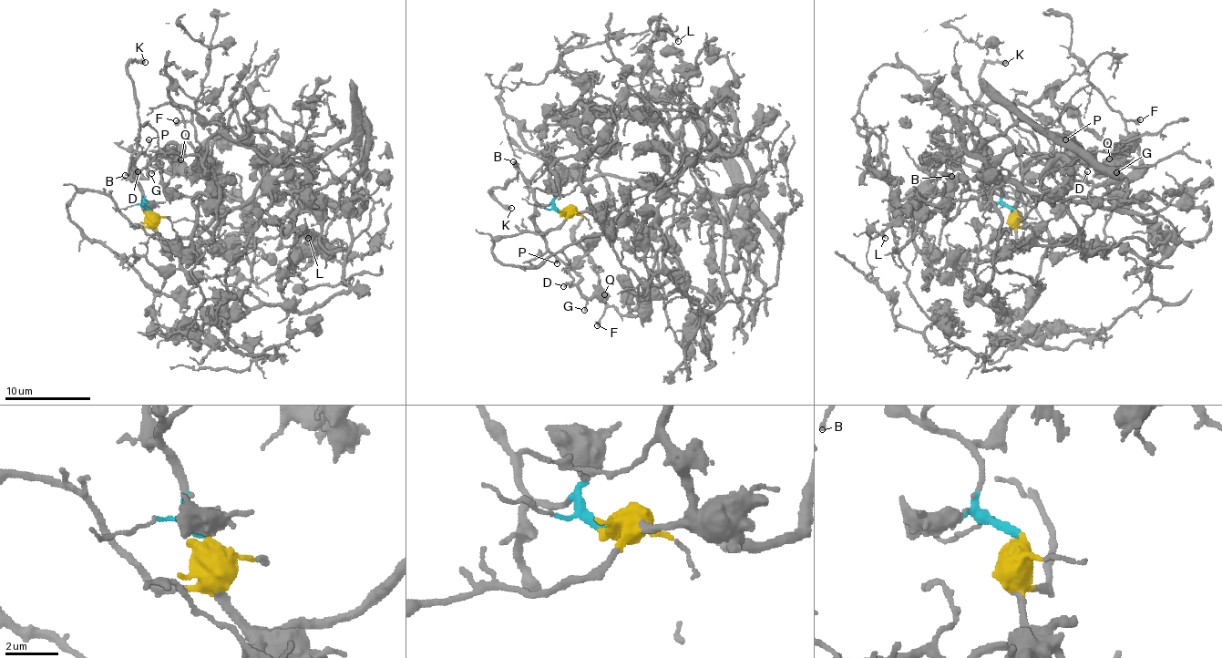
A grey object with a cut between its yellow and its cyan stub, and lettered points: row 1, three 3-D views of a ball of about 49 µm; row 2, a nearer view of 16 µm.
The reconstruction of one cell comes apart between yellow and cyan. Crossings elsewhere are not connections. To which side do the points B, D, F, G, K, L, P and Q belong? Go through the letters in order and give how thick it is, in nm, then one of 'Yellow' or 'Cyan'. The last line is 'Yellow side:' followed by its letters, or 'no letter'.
B: Thickness 140 nm. Cyan
D: Thickness 200 nm. Cyan
F: Thickness 240 nm. Yellow
G: Thickness 140 nm. Cyan
K: Thickness 360 nm. Cyan
L: Thickness 240 nm. Yellow
P: Thickness 180 nm. Cyan
Q: Thickness 650 nm. Cyan
Yellow side: F, L

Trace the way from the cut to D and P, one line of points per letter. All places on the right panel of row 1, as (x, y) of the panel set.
D: (1014, 210), (1001, 199), (1002, 182), (1037, 154), (1062, 154), (1072, 160), (1073, 169), (1083, 178), (1088, 171)
P: (1014, 210), (1001, 199), (1002, 182), (1014, 169), (1037, 154), (1056, 154), (1066, 138)

